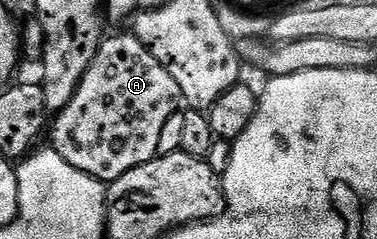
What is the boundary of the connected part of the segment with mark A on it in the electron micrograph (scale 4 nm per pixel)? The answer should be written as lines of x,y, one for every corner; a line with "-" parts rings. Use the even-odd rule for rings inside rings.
107,36
92,59
92,67
84,71
72,103
53,118
48,141
50,137
49,144
64,163
109,183
158,156
164,123
179,112
181,101
176,79
160,67
160,59
138,37

